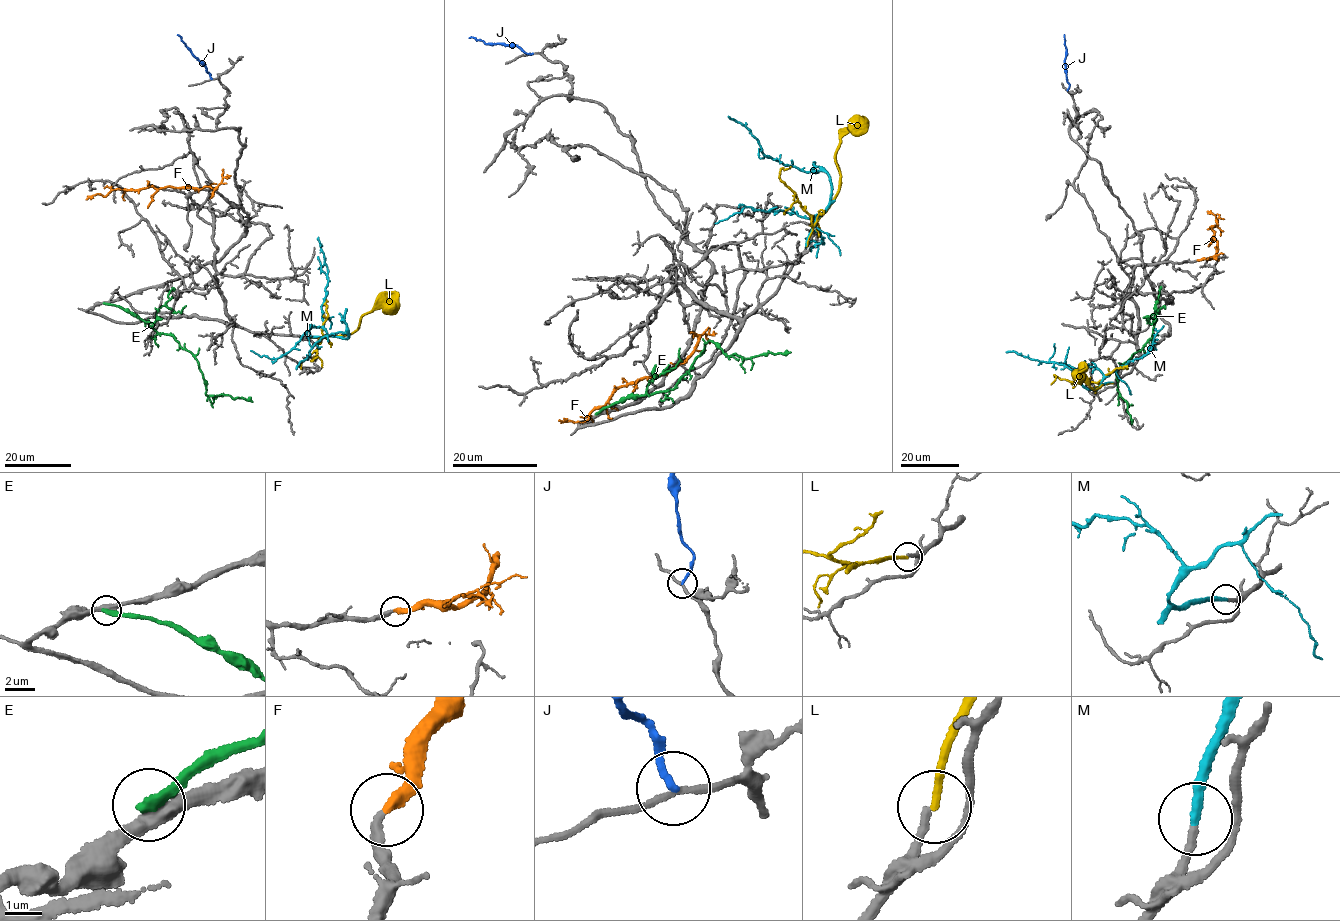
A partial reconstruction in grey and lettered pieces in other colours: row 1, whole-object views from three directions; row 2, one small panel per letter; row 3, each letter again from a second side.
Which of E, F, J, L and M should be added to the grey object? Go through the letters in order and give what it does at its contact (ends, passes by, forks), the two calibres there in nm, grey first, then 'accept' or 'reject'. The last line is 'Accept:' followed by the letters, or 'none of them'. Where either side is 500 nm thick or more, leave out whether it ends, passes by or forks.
E: it ends | 360/320 nm | reject
F: it ends | 260/300 nm | accept
J: it ends | 160/170 nm | reject
L: it ends | 200/200 nm | reject
M: it ends | 200/280 nm | accept
Accept: F, M

